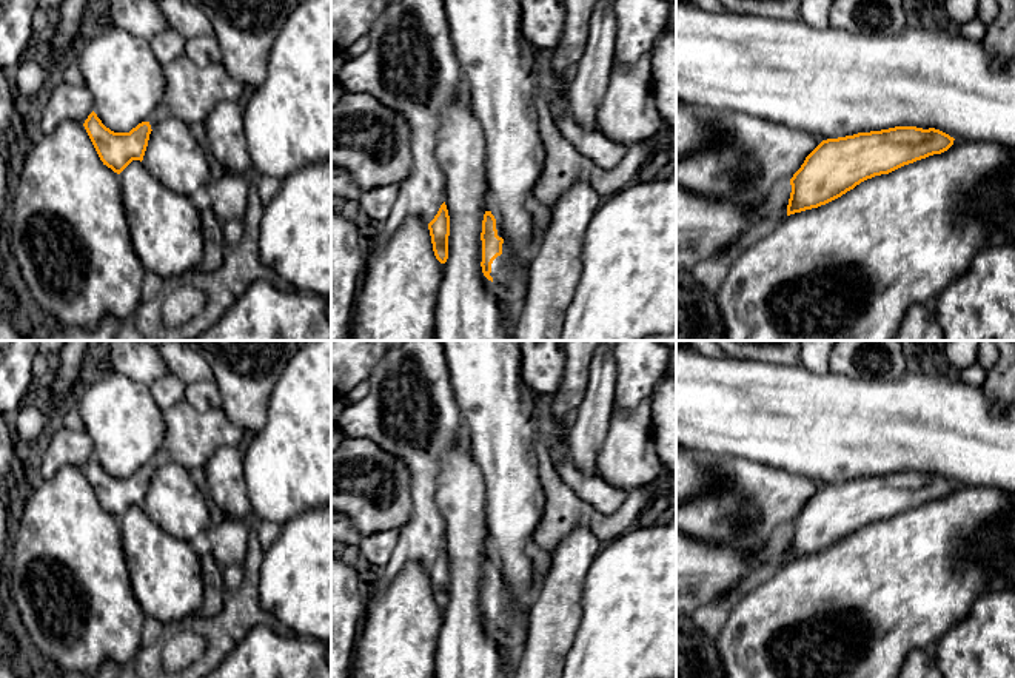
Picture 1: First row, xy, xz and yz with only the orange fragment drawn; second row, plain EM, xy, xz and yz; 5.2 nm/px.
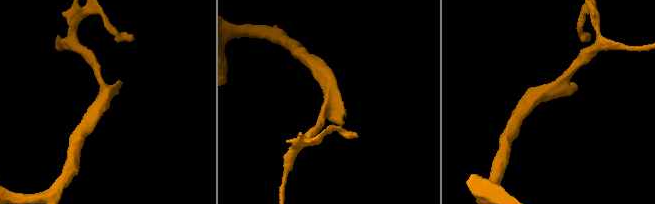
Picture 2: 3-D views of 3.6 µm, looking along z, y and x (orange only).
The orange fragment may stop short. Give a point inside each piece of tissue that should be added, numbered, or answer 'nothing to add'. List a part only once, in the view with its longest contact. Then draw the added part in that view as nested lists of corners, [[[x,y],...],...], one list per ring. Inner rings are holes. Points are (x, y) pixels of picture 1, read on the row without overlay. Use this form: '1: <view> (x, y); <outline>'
1: xz (510, 627); [[[502,589],[502,599],[491,609],[493,633],[507,655],[519,655],[528,636],[528,618],[513,609],[513,598]]]

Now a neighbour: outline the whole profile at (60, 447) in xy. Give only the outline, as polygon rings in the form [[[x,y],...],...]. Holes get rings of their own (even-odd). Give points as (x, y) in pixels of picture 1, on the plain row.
[[[55,424],[48,430],[37,451],[37,476],[51,479],[65,465],[85,468],[94,456],[94,444],[85,430],[72,431]]]

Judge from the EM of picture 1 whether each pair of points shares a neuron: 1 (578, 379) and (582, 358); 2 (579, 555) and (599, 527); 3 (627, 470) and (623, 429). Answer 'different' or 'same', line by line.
1: same
2: different
3: same

